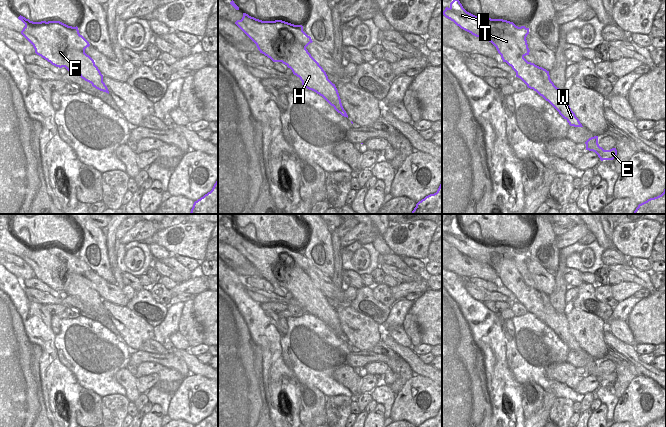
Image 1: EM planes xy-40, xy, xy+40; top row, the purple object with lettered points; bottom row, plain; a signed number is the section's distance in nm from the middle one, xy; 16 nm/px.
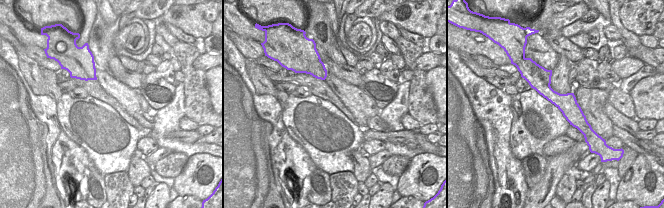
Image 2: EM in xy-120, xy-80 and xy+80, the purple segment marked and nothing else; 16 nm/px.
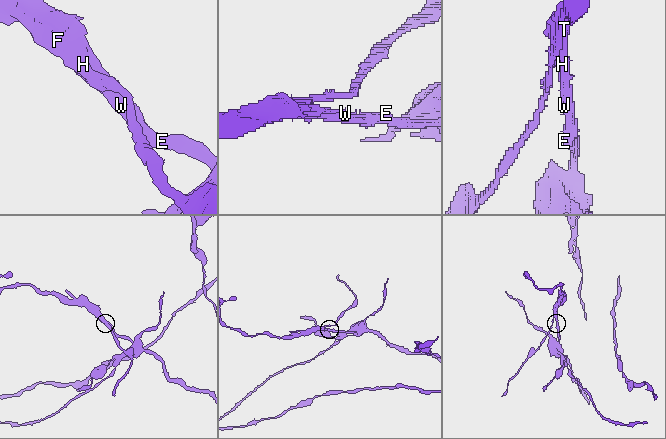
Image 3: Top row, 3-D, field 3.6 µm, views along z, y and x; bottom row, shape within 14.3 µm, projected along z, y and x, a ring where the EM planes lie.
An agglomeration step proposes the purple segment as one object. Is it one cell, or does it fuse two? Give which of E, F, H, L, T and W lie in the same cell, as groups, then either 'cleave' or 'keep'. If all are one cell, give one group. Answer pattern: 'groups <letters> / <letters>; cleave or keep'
groups E H L T W / F; cleave

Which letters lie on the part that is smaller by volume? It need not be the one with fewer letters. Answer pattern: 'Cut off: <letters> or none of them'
Cut off: F

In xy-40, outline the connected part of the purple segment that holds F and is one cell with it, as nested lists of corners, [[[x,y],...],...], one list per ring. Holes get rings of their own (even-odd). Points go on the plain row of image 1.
[[[60,245],[38,246],[38,252],[35,253],[35,260],[28,260],[27,263],[33,269],[35,277],[50,286],[52,289],[62,292],[65,291],[66,276],[69,274],[71,278],[76,279],[77,283],[80,284],[82,288],[93,290],[95,288],[94,284],[85,277],[85,273],[90,270],[89,266],[79,257],[77,250],[72,256],[67,256],[63,252],[63,248],[64,247]],[[58,258],[66,264],[60,265],[60,267],[54,271],[53,264],[57,262]]]

